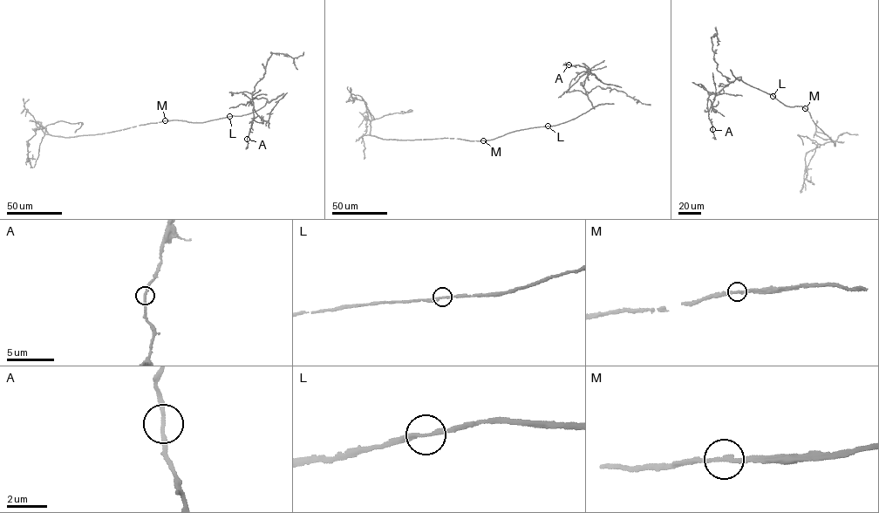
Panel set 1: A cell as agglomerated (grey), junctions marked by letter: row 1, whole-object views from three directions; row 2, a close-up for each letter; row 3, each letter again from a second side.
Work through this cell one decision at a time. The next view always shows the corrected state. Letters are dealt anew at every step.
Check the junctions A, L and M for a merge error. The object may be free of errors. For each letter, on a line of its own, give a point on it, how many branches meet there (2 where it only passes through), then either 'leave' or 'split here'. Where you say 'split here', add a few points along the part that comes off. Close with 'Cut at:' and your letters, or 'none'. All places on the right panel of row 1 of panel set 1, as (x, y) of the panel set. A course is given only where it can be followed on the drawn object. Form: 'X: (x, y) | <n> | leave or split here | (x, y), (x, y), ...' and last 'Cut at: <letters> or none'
A: (712, 129) | 2 | leave
L: (773, 96) | 2 | leave
M: (805, 108) | 2 | leave
Cut at: none

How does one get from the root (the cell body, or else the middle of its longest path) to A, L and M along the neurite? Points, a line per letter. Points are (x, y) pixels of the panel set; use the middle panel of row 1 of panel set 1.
A: (496, 138), (515, 131), (557, 125), (594, 108), (583, 86), (588, 71), (584, 66), (568, 64)
L: (496, 138), (515, 131), (548, 126)
M: (496, 138), (483, 140)

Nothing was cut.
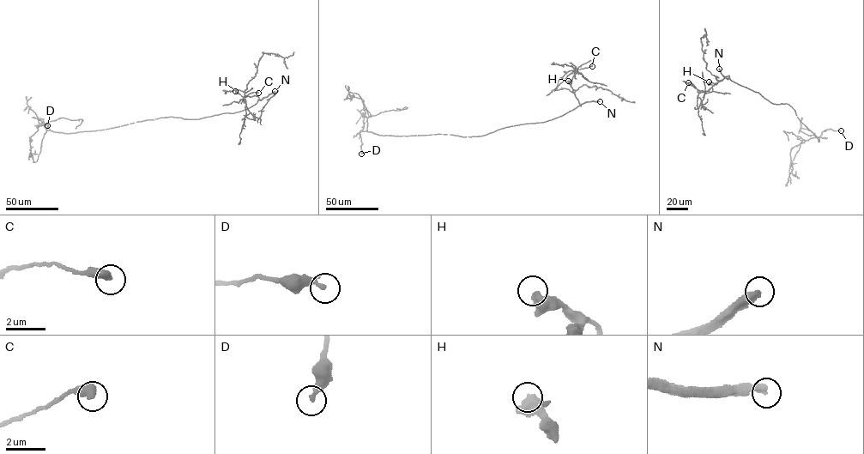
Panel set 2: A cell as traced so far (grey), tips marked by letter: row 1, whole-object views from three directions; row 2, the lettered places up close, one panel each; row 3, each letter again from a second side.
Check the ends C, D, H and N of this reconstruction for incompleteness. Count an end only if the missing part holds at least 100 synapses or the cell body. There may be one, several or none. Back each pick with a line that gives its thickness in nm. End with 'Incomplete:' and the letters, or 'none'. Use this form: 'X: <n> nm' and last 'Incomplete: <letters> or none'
N: 360 nm
Incomplete: N

